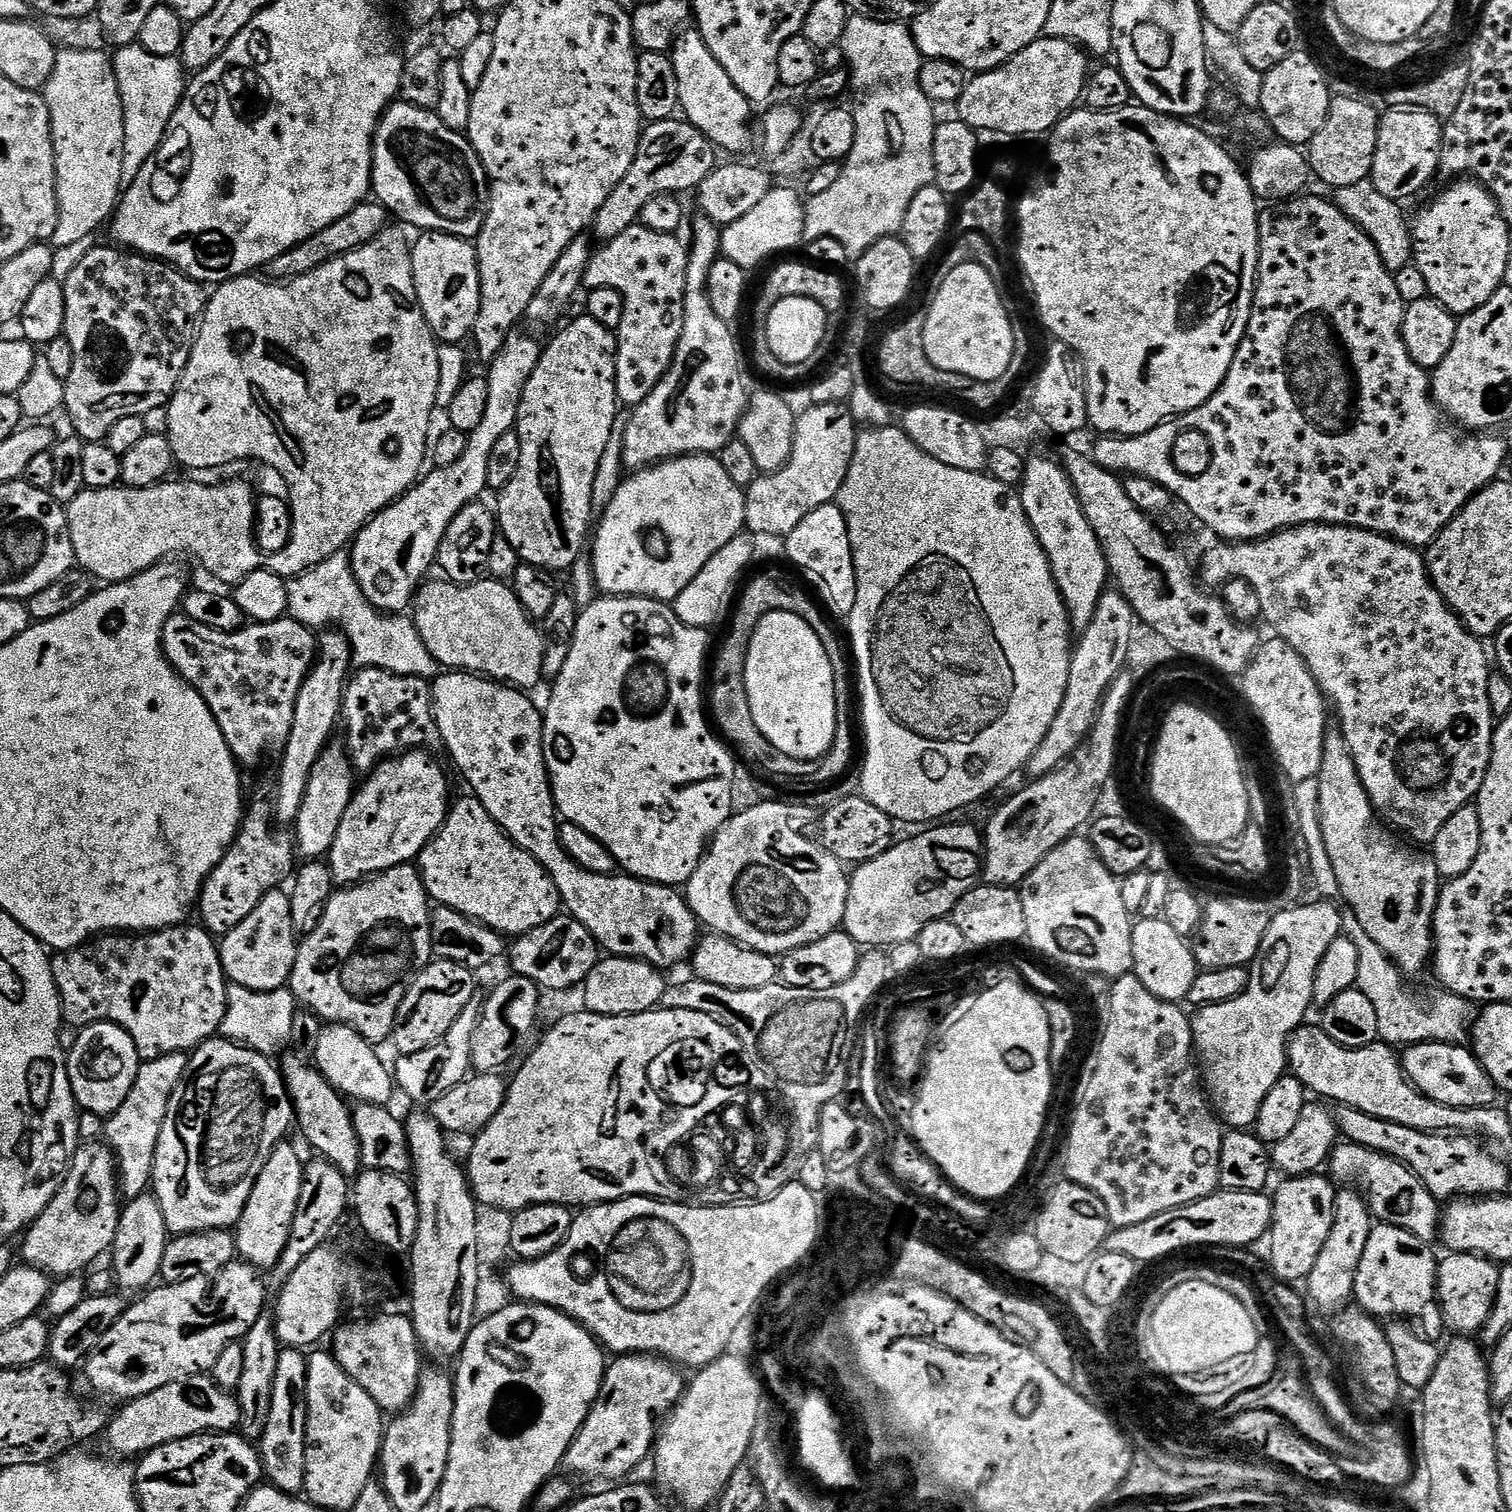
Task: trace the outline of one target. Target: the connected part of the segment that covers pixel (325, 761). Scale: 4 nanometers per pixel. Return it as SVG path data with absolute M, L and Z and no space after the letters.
M343 747L325 748L310 774L310 782L306 786L306 798L302 802L302 810L294 825L295 843L303 855L305 852L305 857L327 857L338 834L338 826L342 826L342 814L346 814L346 806L350 806L354 795L352 776L354 777L354 769L347 751Z

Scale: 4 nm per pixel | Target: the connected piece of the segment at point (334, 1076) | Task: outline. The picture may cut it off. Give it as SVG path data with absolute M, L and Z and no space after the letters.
M328 1022L321 1027L314 1041L316 1056L314 1063L324 1077L331 1082L336 1091L356 1102L365 1104L389 1103L388 1099L394 1092L394 1076L386 1065L380 1061L375 1052L373 1041L368 1040L357 1028L351 1028L341 1022Z

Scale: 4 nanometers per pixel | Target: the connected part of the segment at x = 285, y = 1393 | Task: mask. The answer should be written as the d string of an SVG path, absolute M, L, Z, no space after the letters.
M297 1347L281 1349L271 1391L270 1414L263 1434L258 1438L258 1451L267 1481L283 1492L299 1495L304 1489L306 1464L306 1426L308 1425L308 1359Z

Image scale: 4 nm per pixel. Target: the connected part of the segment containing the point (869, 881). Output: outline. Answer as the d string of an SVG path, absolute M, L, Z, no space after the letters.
M932 826L928 832L920 832L917 836L902 841L901 844L893 843L873 860L857 863L854 870L856 873L853 871L848 881L843 931L848 932L861 946L867 944L893 946L917 939L930 922L951 917L953 910L956 909L956 903L971 888L977 887L982 876L982 860L977 854L952 848L952 844L944 848L944 832L939 832L936 826Z

